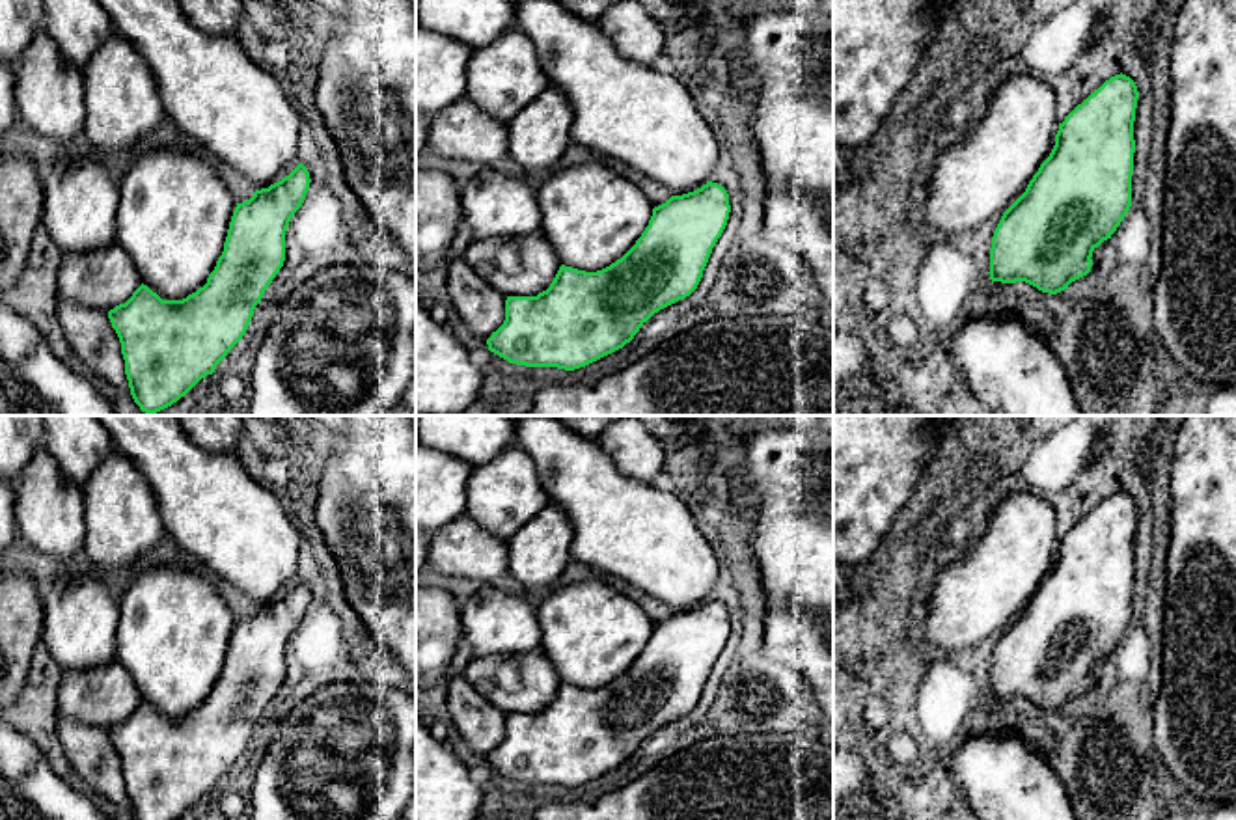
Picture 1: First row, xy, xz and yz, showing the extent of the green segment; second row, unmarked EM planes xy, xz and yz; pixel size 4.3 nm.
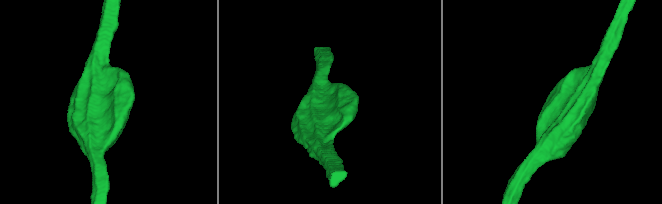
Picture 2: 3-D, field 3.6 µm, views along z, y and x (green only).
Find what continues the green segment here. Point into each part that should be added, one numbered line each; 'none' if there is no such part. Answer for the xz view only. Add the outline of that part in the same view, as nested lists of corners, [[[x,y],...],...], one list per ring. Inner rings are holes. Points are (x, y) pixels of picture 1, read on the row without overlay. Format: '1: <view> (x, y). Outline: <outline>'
none

